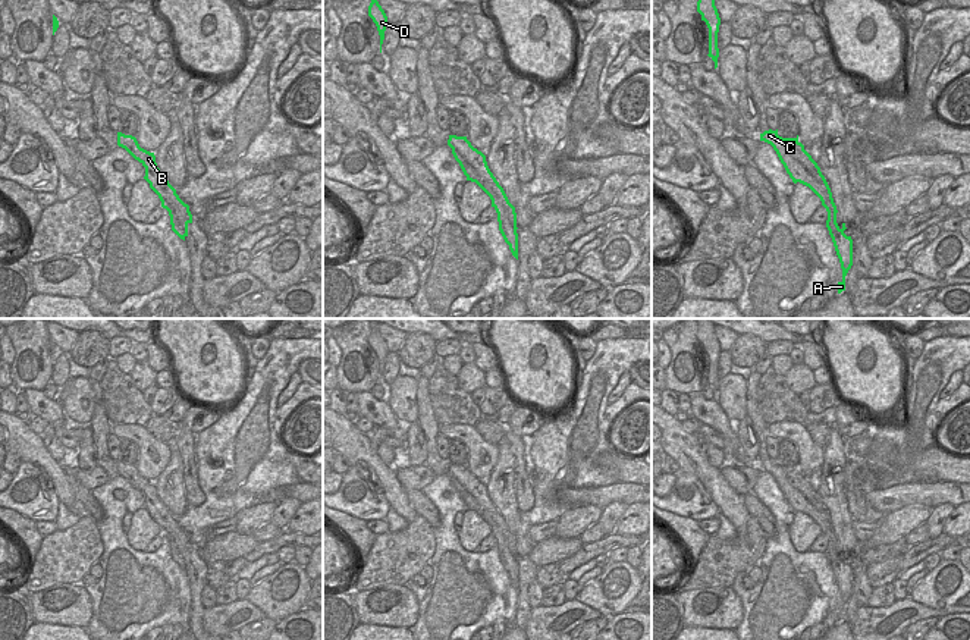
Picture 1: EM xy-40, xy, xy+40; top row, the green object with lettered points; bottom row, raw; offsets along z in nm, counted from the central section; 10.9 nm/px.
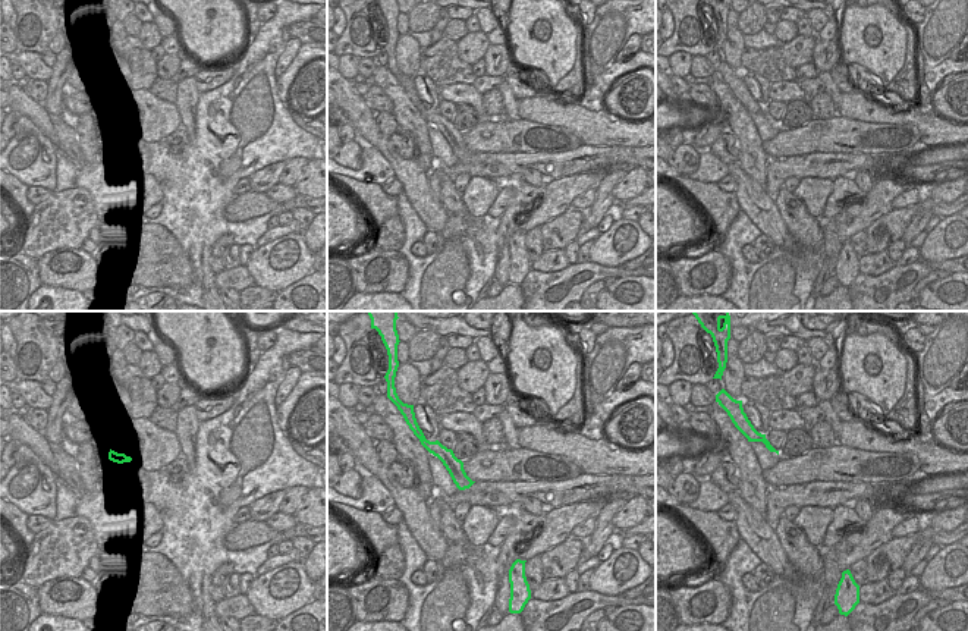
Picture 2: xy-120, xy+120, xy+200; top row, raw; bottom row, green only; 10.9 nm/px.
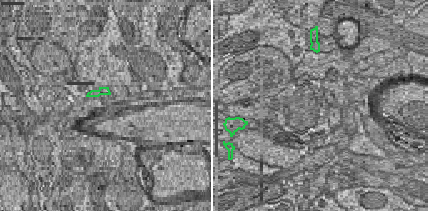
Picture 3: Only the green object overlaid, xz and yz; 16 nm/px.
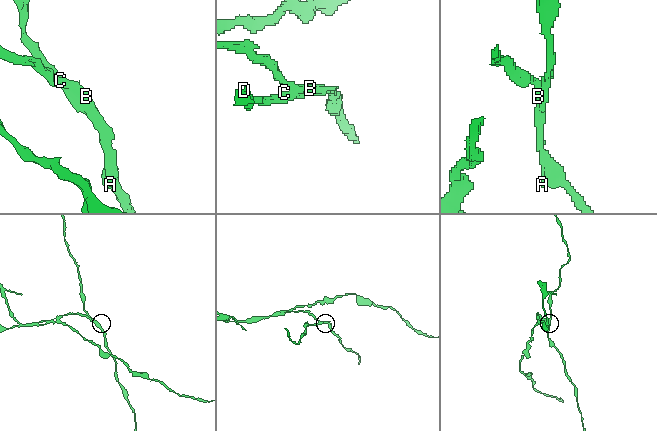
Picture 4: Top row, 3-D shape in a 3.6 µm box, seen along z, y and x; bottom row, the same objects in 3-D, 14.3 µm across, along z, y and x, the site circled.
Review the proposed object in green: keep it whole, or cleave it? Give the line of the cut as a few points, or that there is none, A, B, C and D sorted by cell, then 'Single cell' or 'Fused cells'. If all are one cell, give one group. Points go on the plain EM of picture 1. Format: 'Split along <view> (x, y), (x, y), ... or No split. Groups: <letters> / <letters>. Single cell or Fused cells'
Split along xy+40 (782, 467), (788, 480), (810, 502), (825, 511). Groups: A C D / B. Fused cells

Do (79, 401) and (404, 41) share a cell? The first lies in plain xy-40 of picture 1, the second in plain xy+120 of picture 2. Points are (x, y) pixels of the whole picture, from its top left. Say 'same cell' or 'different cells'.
same cell

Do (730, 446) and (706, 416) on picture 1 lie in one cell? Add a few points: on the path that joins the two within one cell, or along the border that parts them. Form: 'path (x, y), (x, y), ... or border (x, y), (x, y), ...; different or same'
path (730, 438), (715, 420); same

